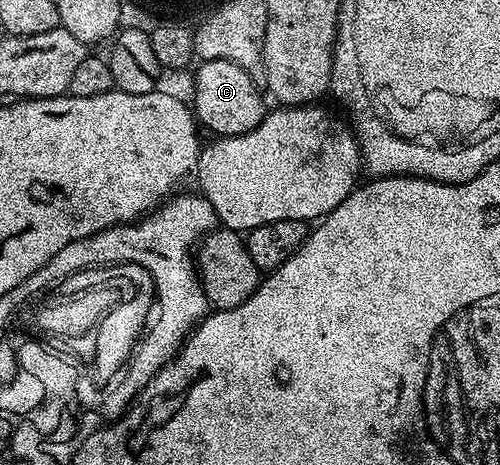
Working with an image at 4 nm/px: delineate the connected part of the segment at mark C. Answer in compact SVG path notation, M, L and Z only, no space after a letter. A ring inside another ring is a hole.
M213 59L203 61L200 66L195 73L195 101L193 100L193 112L198 124L206 132L208 129L215 133L211 135L216 138L240 137L253 131L269 112L269 105L263 102L264 94L260 86L255 85L251 76L237 67L237 63Z

